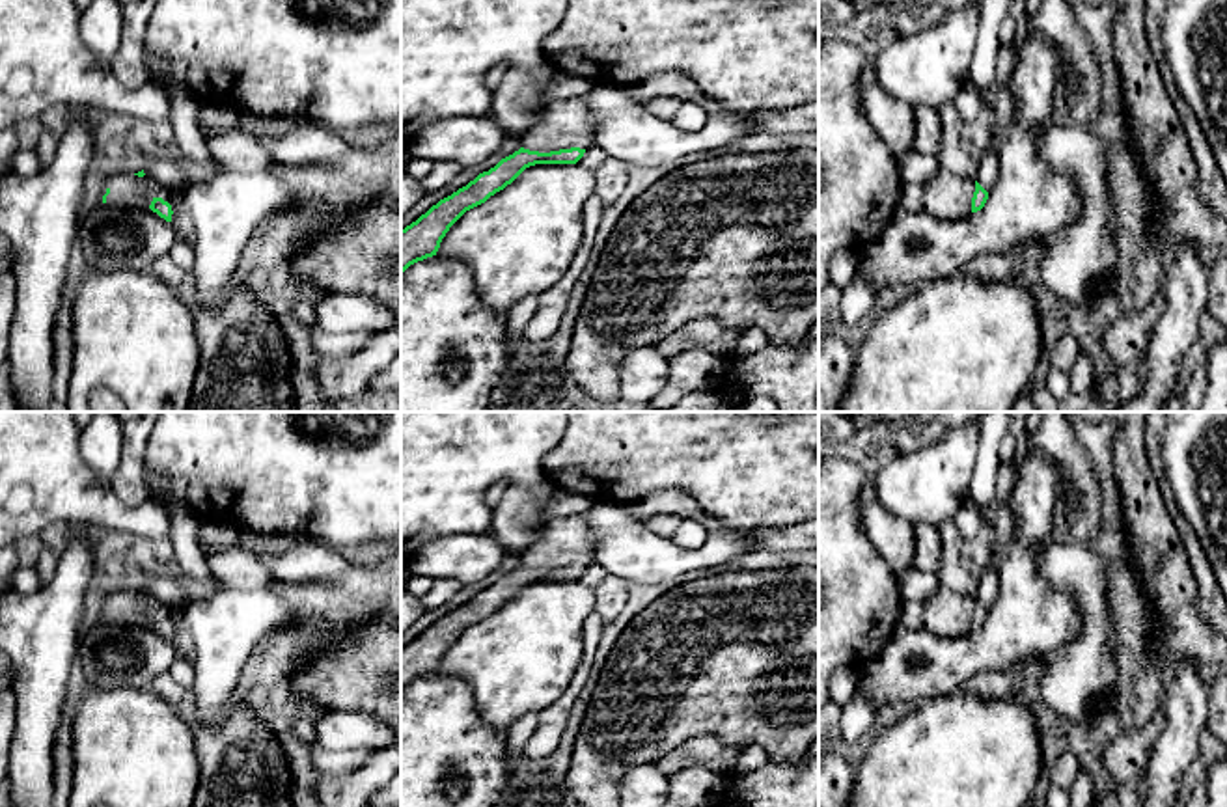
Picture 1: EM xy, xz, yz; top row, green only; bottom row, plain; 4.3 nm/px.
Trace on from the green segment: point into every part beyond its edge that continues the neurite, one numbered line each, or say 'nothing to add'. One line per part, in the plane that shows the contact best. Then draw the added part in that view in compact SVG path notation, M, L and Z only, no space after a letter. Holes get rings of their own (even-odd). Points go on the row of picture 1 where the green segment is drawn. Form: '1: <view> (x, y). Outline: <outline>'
1: xz (567, 123). Outline: M587 95L548 103L537 125L520 136L520 147L539 153L559 149L589 149L595 144L597 123Z

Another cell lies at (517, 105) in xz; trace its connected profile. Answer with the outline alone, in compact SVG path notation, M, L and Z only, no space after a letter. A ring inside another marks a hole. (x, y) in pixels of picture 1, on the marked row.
M548 62L531 73L509 67L490 93L489 116L507 136L524 136L543 117L543 91L559 73Z

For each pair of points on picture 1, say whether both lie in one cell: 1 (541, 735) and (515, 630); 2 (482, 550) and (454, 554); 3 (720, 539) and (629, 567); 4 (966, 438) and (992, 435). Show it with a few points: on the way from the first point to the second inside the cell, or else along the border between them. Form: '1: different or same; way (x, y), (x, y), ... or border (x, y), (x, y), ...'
1: different; border (571, 681), (539, 712)
2: same; way (474, 554), (461, 554)
3: same; way (698, 560), (651, 560)
4: different; border (981, 431), (970, 479)

